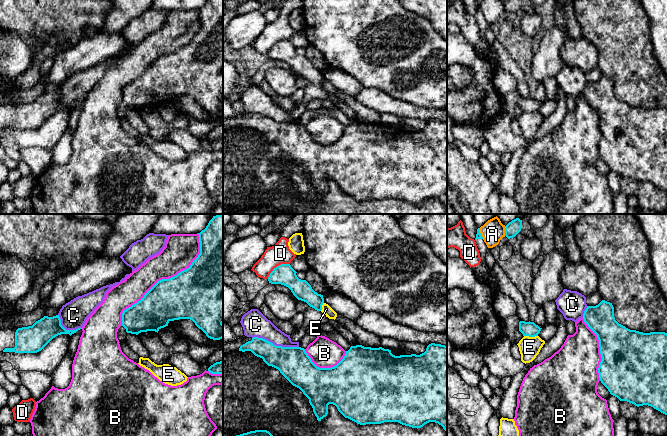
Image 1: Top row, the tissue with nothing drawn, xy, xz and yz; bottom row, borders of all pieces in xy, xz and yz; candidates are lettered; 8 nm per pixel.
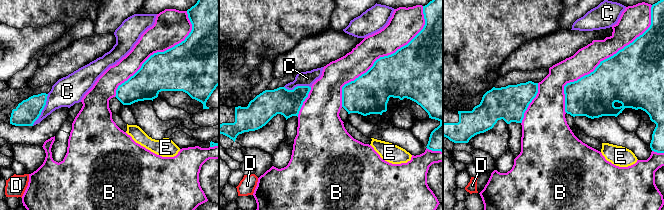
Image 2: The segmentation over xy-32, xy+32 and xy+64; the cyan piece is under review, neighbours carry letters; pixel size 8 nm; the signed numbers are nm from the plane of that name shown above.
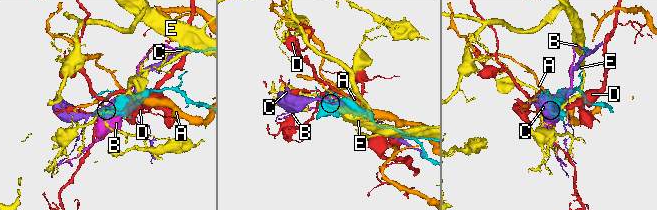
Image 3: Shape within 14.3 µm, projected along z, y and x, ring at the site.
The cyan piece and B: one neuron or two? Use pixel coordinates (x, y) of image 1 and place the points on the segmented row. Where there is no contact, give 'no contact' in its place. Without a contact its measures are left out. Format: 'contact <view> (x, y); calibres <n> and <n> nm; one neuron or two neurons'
contact xy (165, 279); calibres 400 and 260 nm; one neuron

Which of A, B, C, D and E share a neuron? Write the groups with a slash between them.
A / B / C / D / E

